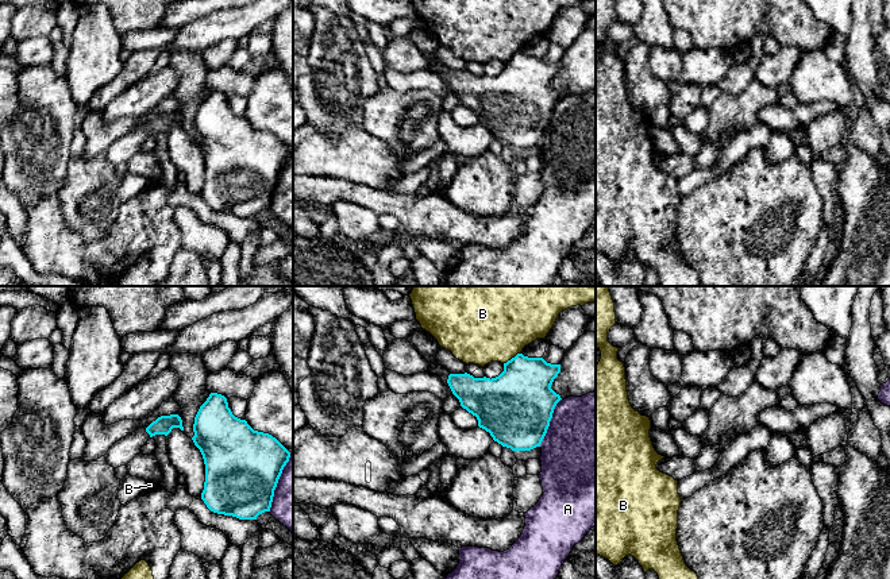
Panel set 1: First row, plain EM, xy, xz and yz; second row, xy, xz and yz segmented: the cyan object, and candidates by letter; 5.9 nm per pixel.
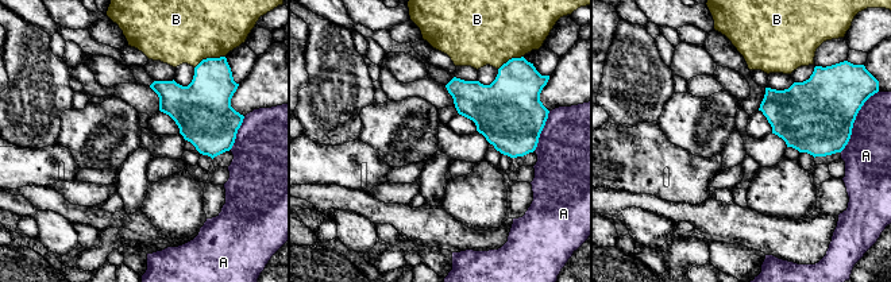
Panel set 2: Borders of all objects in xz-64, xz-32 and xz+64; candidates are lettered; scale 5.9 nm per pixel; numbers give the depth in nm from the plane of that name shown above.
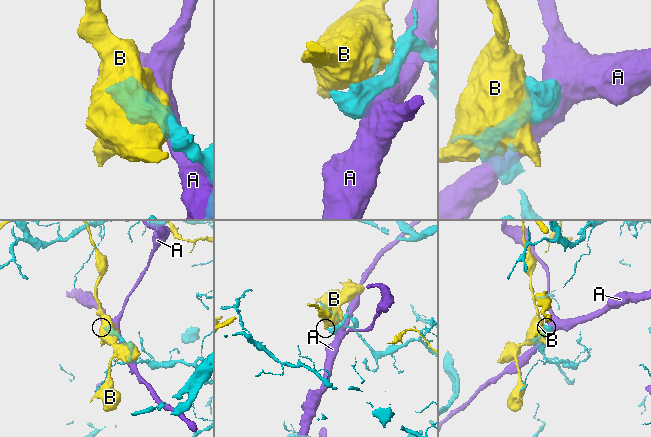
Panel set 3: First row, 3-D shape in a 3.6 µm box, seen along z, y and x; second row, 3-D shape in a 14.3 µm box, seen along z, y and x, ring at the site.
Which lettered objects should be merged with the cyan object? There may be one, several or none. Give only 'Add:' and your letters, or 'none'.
Add: none

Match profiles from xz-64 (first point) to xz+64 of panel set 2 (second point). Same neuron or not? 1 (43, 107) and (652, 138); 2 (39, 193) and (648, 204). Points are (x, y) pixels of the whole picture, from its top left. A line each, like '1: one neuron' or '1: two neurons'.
1: two neurons
2: one neuron

